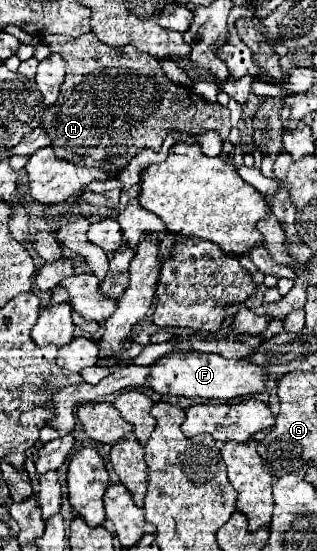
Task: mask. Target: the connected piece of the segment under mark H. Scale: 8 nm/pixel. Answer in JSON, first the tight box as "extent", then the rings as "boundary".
{"extent":[40,33,230,171],"boundary":[[[86,33],[76,39],[52,35],[52,37],[44,37],[43,40],[52,53],[60,53],[66,61],[66,81],[62,83],[58,103],[44,111],[42,123],[40,123],[52,135],[52,147],[58,157],[64,157],[64,159],[70,159],[76,163],[84,163],[84,165],[94,165],[94,167],[102,159],[114,157],[114,161],[118,163],[118,171],[120,171],[144,147],[158,151],[164,137],[170,131],[186,131],[192,135],[204,135],[206,131],[214,129],[220,133],[222,141],[228,139],[230,111],[218,103],[212,105],[212,103],[204,101],[200,95],[196,95],[188,87],[172,83],[166,77],[166,73],[162,71],[156,57],[152,57],[148,53],[140,53],[132,45],[108,47],[106,43],[100,43],[94,33]]]}

